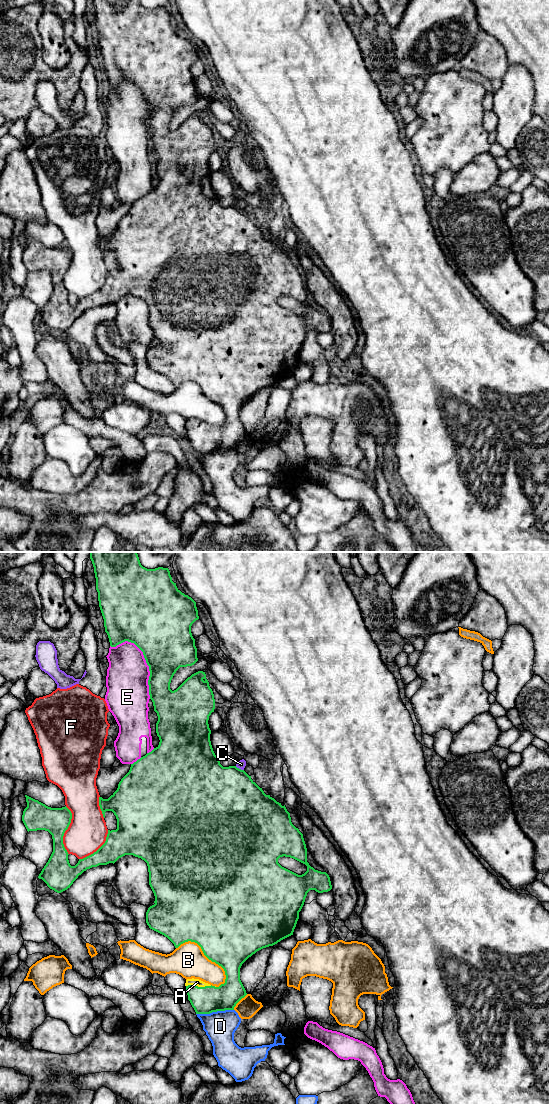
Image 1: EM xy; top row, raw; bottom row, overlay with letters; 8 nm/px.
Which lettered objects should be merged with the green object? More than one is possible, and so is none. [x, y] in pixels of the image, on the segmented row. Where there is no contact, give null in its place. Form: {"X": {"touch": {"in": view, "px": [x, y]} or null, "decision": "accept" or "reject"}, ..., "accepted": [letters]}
{"A": {"touch": {"in": "xy", "px": [197, 986]}, "decision": "accept"}, "B": {"touch": {"in": "xy", "px": [205, 955]}, "decision": "reject"}, "C": {"touch": {"in": "xy", "px": [238, 768]}, "decision": "reject"}, "D": {"touch": {"in": "xy", "px": [214, 1011]}, "decision": "reject"}, "E": {"touch": {"in": "xy", "px": [145, 659]}, "decision": "reject"}, "F": {"touch": {"in": "xy", "px": [66, 829]}, "decision": "reject"}, "accepted": ["A"]}

